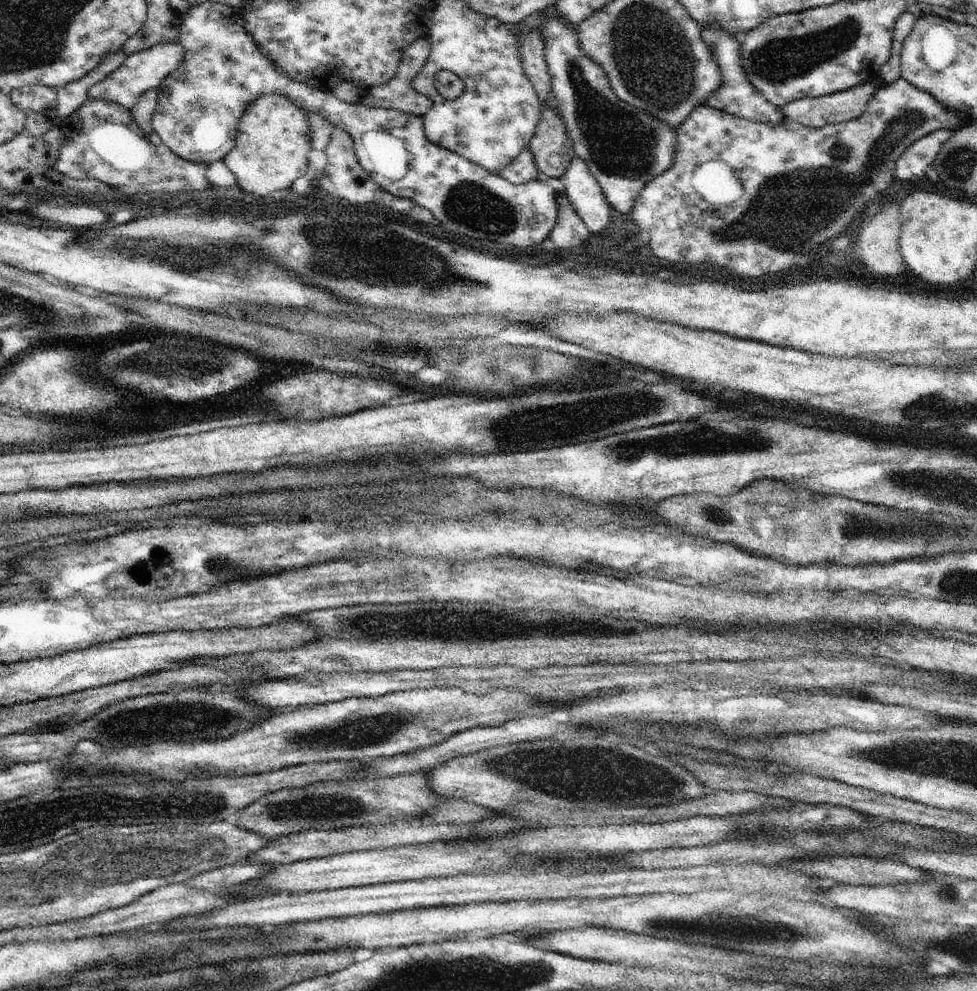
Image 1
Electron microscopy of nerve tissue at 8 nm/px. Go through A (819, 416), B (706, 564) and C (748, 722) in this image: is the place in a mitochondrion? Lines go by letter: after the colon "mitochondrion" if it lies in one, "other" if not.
A: other
B: other
C: mitochondrion

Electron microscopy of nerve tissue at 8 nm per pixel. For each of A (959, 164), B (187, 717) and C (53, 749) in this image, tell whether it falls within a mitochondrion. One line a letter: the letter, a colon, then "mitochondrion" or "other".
A: mitochondrion
B: mitochondrion
C: other

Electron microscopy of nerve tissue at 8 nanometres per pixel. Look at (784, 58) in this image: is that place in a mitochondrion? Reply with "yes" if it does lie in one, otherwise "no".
yes

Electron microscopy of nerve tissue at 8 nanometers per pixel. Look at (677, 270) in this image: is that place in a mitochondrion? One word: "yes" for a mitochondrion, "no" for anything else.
no

